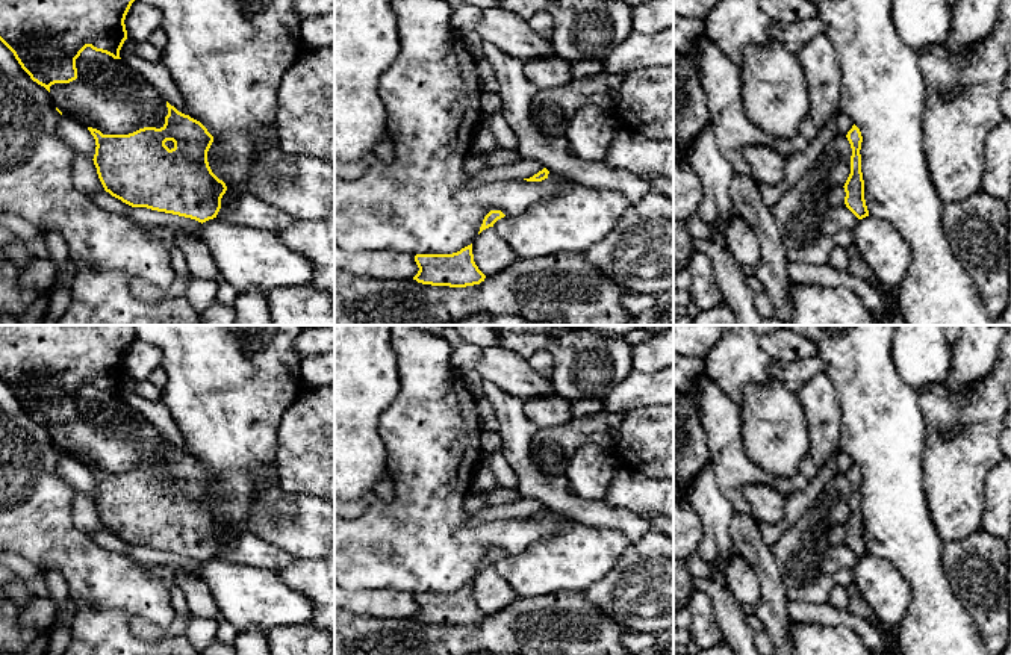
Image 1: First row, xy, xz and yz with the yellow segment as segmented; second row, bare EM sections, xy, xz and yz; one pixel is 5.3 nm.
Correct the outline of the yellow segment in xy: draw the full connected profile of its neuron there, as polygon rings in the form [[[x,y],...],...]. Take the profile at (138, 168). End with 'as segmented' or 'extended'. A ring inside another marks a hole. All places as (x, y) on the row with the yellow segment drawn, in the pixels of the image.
[[[166,101],[168,115],[160,129],[144,127],[129,135],[103,135],[100,130],[88,127],[95,139],[94,165],[106,192],[132,207],[147,207],[157,212],[173,213],[206,222],[216,218],[221,209],[221,198],[227,186],[210,169],[207,151],[213,136],[197,120],[179,112]]]; as segmented

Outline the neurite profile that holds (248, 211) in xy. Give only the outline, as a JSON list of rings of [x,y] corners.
[[[244,194],[229,207],[221,207],[216,218],[235,225],[263,228],[277,234],[295,219],[254,194]]]

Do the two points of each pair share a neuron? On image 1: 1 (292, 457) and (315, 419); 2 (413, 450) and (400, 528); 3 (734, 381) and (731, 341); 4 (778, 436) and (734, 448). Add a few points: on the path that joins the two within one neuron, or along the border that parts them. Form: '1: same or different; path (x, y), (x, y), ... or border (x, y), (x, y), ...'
1: same; path (301, 448), (315, 434), (315, 428)
2: same; path (413, 469), (413, 509)
3: same; path (734, 371), (734, 351)
4: different; border (739, 410), (745, 451), (768, 474)

